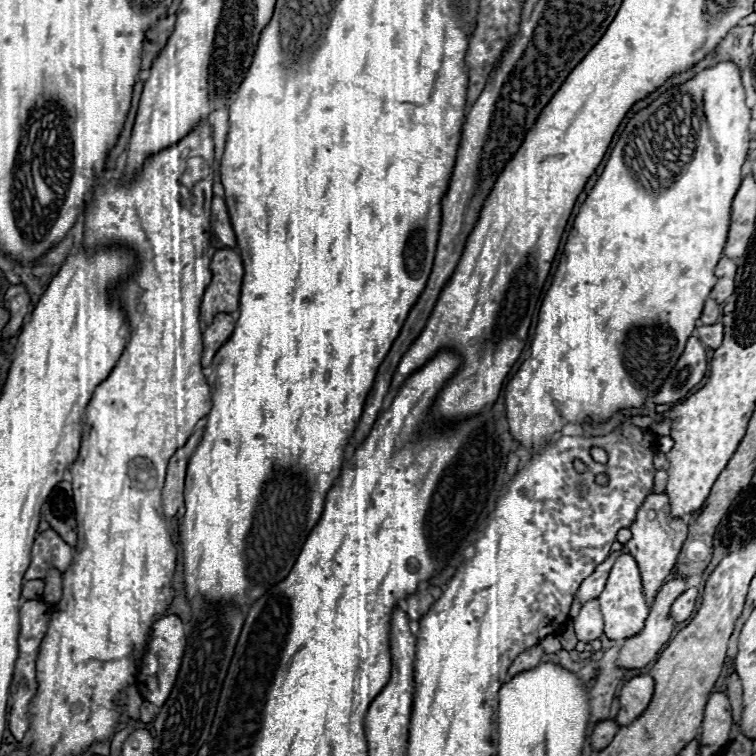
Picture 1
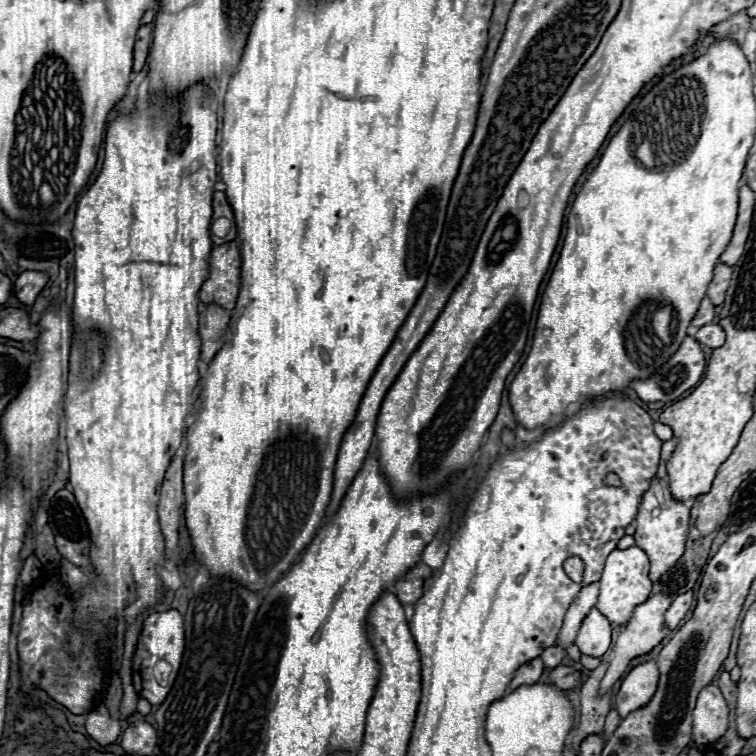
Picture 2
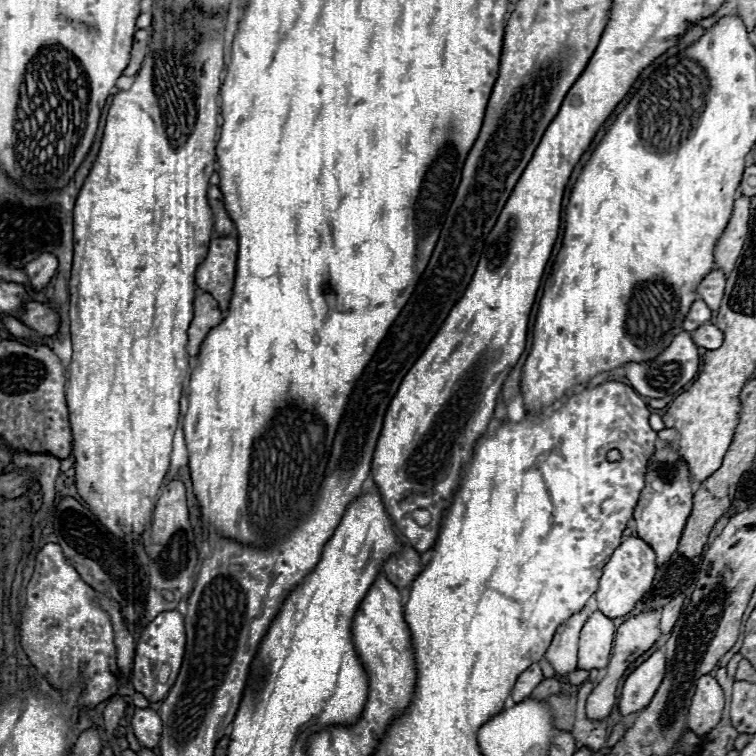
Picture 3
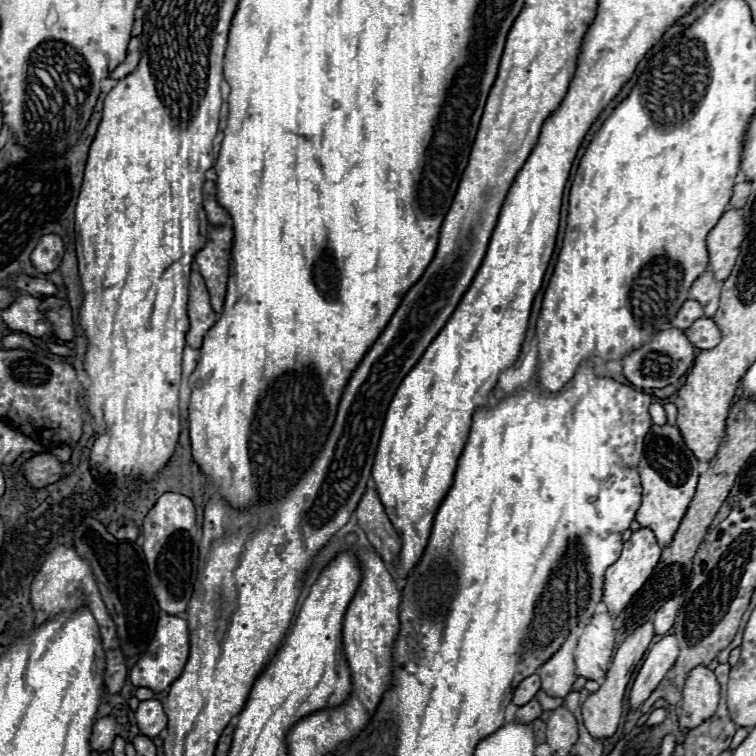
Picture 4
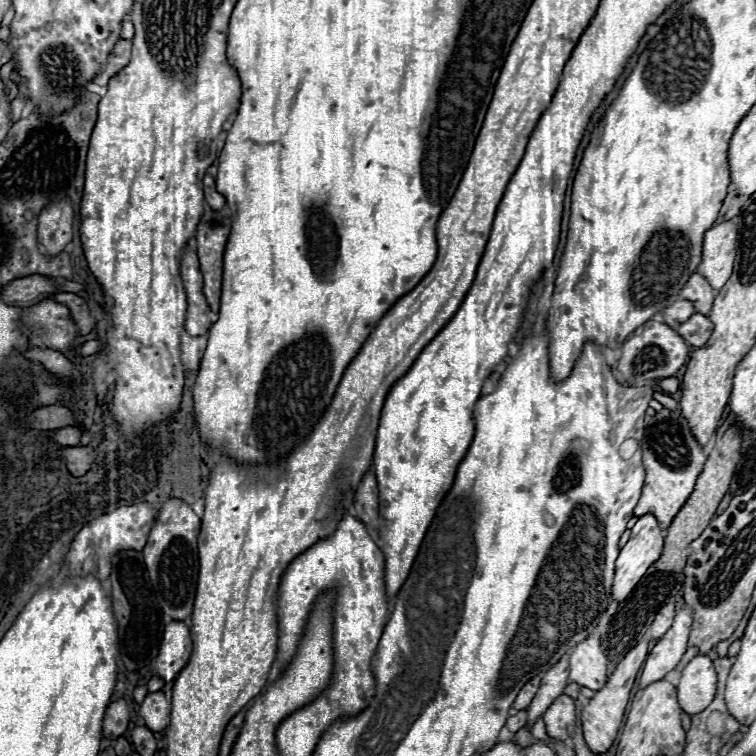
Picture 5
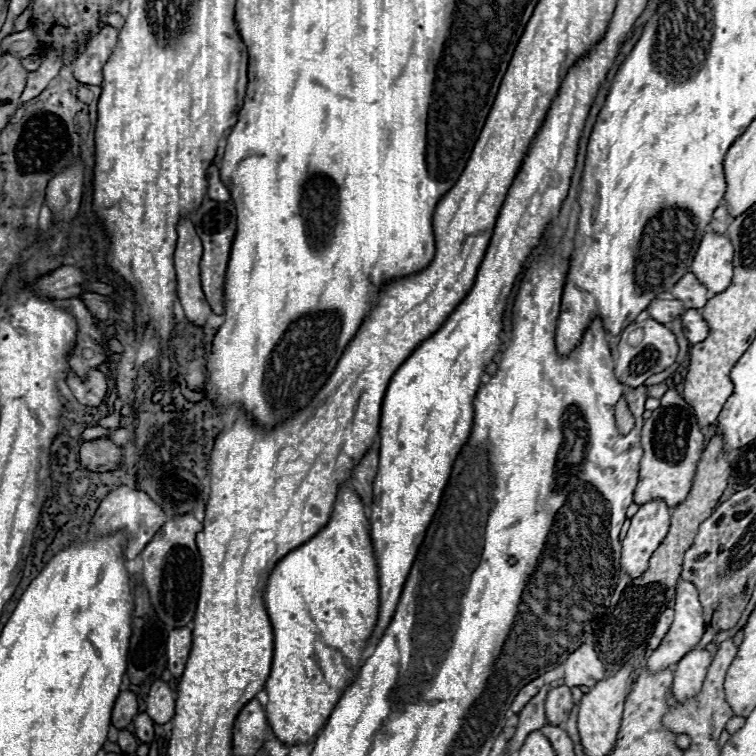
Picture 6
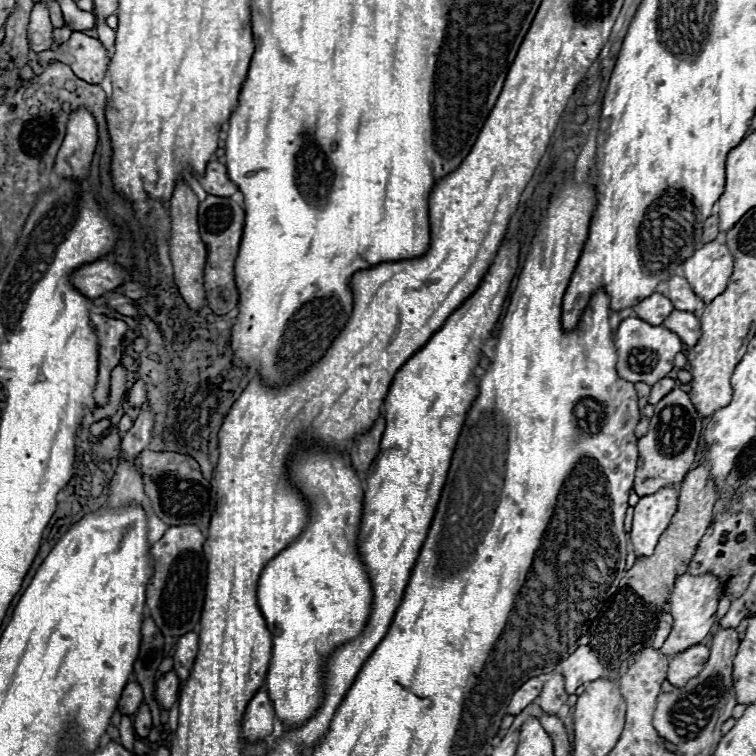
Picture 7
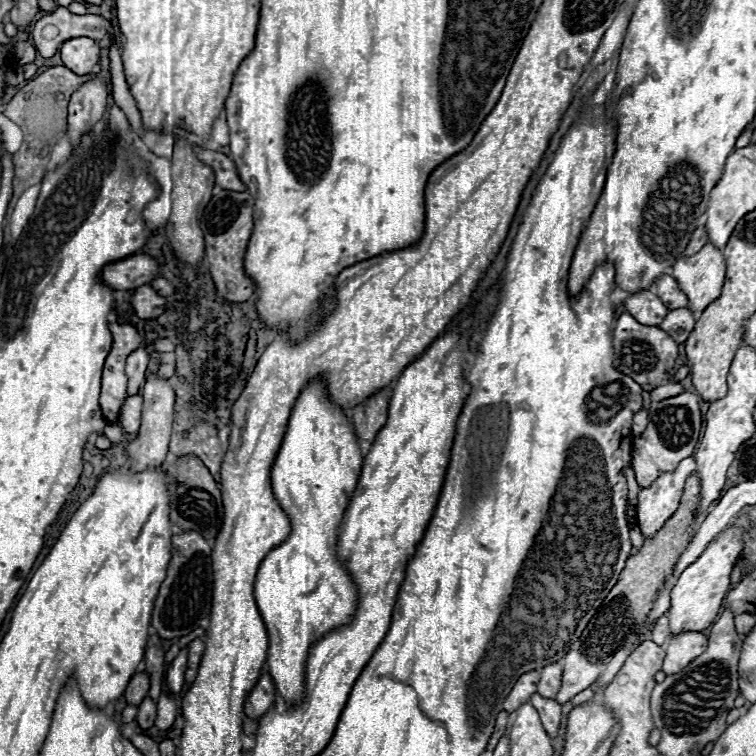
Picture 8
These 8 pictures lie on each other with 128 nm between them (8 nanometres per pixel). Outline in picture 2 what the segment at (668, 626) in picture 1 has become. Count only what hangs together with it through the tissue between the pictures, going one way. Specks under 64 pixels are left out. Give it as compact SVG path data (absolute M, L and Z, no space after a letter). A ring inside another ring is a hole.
M656 594L656 596L648 598L644 604L640 604L640 606L634 610L632 620L628 622L628 626L620 630L620 636L618 636L618 640L616 640L616 650L614 650L614 654L612 654L612 662L610 662L610 666L608 666L606 676L604 676L602 682L600 682L600 694L604 694L606 690L610 690L610 688L614 686L614 682L626 672L630 660L648 654L654 646L658 646L658 644L668 636L670 630L668 630L668 626L666 626L666 622L664 622L664 612L670 608L670 602L672 602L670 596L666 596L666 594Z

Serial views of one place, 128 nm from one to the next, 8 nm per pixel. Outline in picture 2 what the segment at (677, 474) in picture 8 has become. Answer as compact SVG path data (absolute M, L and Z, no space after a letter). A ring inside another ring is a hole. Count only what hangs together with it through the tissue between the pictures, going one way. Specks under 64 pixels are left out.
M630 546L628 550L614 550L604 566L602 578L600 578L600 596L596 602L596 608L612 622L614 626L626 626L630 622L634 606L640 606L650 598L652 582L648 578L648 558L638 546Z

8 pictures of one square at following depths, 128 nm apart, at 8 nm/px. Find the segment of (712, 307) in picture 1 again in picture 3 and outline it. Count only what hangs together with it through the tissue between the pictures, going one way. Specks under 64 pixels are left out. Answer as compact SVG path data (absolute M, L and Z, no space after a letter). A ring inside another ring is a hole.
M696 300L696 302L692 304L692 308L690 308L690 312L688 312L682 328L688 330L688 332L690 332L690 330L696 330L698 326L706 324L706 322L710 320L710 316L712 316L712 310L710 310L702 300Z

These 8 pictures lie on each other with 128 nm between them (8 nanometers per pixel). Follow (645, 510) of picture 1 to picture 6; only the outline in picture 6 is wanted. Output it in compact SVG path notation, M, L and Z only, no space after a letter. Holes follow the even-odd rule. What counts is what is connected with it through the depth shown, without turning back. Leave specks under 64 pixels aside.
M670 388L660 398L660 408L656 408L652 416L644 422L642 446L644 446L644 458L642 458L640 482L634 492L634 502L642 506L650 500L662 500L666 502L668 508L676 508L692 488L696 466L704 450L704 436L696 424L694 410L686 404L686 400L680 396L676 388Z

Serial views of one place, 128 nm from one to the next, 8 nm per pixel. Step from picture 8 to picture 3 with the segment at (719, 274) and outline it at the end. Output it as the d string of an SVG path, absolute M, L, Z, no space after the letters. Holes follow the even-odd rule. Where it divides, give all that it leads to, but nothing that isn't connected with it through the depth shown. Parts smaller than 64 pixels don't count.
M740 196L734 204L732 218L714 250L718 270L730 272L734 268L748 234L748 216L750 216L750 198Z

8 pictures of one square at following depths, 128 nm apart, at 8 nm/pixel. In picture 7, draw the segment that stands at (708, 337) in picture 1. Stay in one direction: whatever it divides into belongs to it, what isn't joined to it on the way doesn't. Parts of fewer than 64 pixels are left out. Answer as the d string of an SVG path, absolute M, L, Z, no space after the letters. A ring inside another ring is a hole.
M674 310L674 312L664 320L664 326L666 326L668 330L676 332L686 346L694 346L694 342L698 342L698 338L702 336L702 332L700 332L700 320L698 320L692 312Z

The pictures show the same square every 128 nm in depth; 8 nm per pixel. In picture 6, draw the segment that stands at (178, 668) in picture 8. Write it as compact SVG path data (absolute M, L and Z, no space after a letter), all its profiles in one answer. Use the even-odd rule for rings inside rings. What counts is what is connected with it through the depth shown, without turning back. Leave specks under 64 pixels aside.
M156 680L146 698L146 714L156 724L166 724L174 716L174 702L176 702L176 696L170 690L170 686L166 682Z

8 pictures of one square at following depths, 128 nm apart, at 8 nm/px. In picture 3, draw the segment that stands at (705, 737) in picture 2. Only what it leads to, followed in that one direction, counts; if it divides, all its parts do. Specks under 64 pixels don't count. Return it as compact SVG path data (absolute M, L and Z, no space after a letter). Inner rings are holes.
M702 676L698 680L696 694L692 698L692 708L688 716L688 728L696 736L702 736L710 732L714 726L718 726L724 710L724 692L718 686L716 678Z

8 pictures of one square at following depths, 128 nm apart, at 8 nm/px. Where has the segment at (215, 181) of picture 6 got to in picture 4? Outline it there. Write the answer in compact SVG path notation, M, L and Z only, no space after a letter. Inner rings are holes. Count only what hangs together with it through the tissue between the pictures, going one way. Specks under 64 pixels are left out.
M206 180L204 184L204 210L212 226L224 226L230 222L228 212L216 200L216 184L212 180Z

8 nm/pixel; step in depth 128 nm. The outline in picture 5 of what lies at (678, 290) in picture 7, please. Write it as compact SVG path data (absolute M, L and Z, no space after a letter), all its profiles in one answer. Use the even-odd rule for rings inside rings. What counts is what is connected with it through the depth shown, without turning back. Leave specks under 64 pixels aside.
M692 274L680 294L682 294L682 298L690 300L700 314L706 316L706 314L710 314L710 310L712 310L712 302L714 302L716 290L710 288L710 284L708 284L708 280L706 280L704 276Z

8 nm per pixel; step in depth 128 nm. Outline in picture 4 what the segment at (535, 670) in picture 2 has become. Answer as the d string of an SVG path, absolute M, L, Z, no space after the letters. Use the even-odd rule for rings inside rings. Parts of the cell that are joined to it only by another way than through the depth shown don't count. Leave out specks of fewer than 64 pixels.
M530 674L528 678L524 678L524 680L518 684L512 702L514 702L516 706L522 706L522 704L526 704L528 700L532 700L538 690L540 690L540 676L538 676L538 674Z

